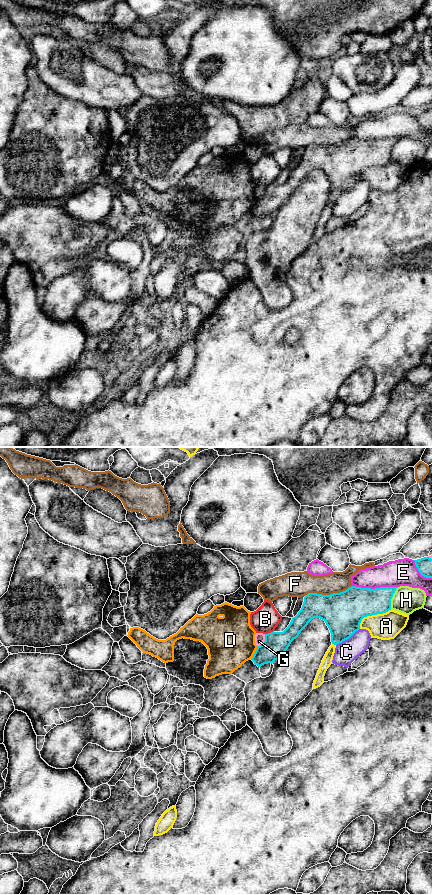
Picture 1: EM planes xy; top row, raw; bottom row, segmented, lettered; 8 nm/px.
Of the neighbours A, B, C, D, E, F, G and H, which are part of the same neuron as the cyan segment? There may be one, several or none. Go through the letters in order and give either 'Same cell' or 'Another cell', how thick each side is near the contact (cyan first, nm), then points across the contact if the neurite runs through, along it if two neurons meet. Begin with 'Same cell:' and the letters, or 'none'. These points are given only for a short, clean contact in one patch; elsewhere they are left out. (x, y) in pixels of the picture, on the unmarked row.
Same cell: none
A: Another cell. Thickness 320 nm (cyan) against 220 nm
B: Another cell. Thickness 190 nm (cyan) against 220 nm. Boundary: xy (273, 182), (265, 186)
C: Another cell. Thickness 320 nm (cyan) against 180 nm. Boundary: xy (359, 180), (348, 190), (336, 197)
D: Another cell. Thickness 190 nm (cyan) against 400 nm. Boundary: xy (257, 198), (250, 210)
E: Another cell. Thickness 280 nm (cyan) against 220 nm
F: Another cell. Thickness 320 nm (cyan) against 200 nm
G: Another cell. Thickness 190 nm (cyan) against 80 nm
H: Another cell. Thickness 240 nm (cyan) against 220 nm

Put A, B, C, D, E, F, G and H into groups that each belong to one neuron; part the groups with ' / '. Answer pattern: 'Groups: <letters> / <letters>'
Groups: A / B / C / D / E / F / G / H

